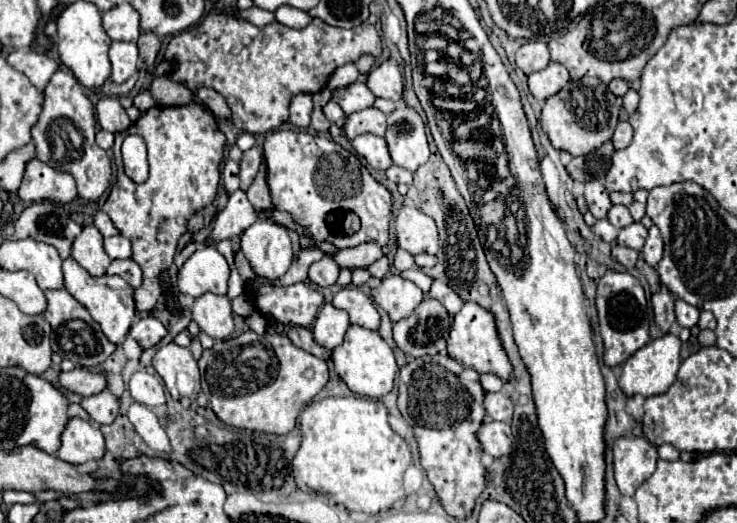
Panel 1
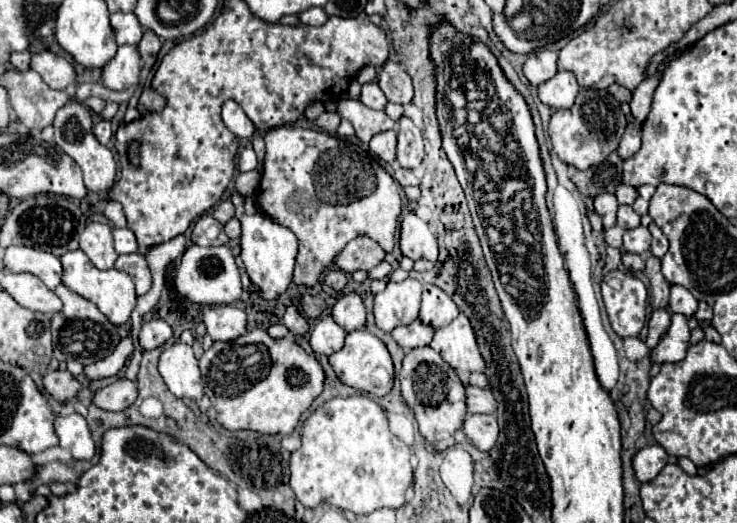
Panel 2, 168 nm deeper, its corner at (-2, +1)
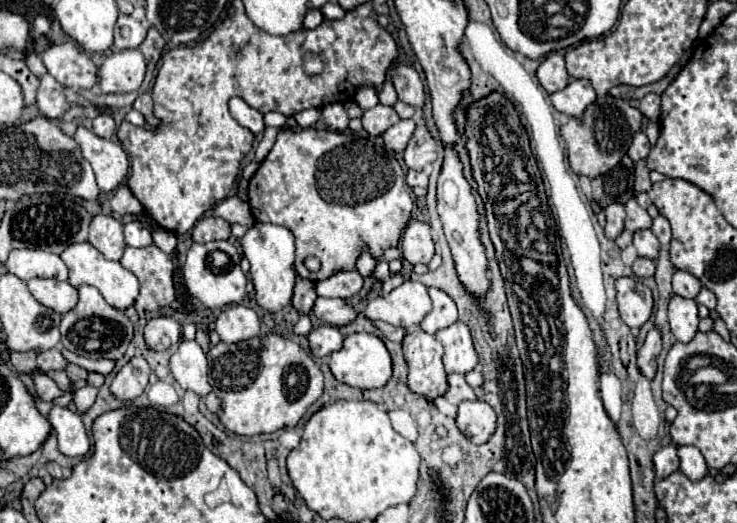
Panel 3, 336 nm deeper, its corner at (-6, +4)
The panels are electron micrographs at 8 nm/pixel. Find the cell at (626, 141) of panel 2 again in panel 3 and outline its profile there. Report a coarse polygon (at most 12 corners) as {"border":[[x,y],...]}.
{"border":[[638,132],[628,148],[632,162],[650,154],[650,142],[644,132]]}

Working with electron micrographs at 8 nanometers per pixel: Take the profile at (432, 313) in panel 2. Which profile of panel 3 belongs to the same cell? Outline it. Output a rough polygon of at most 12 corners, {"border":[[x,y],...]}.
{"border":[[428,288],[434,308],[420,328],[428,334],[458,322],[454,300]]}

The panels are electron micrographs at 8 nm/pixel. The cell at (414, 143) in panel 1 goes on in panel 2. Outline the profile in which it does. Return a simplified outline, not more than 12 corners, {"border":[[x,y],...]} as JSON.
{"border":[[402,115],[396,159],[406,169],[420,167],[420,129]]}

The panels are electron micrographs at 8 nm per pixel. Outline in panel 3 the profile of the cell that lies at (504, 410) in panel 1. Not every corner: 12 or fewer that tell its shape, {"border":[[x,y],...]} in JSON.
{"border":[[448,374],[444,398],[450,404],[476,400],[462,374]]}

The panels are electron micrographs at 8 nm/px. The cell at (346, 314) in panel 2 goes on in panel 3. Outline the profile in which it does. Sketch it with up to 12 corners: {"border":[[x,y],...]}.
{"border":[[316,298],[312,312],[318,320],[348,324],[358,310],[342,298]]}

